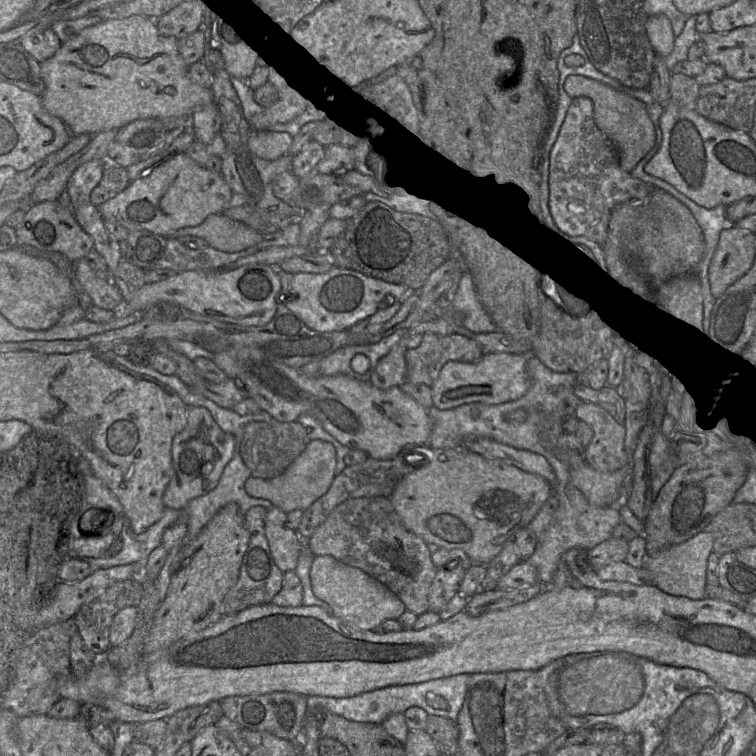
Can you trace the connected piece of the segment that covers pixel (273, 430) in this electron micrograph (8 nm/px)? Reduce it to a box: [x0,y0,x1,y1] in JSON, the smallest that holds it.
[240,421,310,479]

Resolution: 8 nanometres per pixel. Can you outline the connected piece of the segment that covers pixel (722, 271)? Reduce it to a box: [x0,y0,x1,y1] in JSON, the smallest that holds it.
[708,225,754,300]

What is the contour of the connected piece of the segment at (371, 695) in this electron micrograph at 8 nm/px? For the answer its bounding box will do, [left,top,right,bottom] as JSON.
[307,673,469,724]

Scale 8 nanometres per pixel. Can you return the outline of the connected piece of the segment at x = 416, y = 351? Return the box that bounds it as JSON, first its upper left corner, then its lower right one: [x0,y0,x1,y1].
[405,332,483,387]

